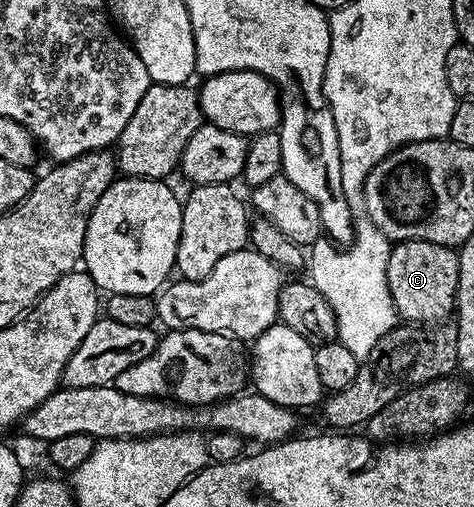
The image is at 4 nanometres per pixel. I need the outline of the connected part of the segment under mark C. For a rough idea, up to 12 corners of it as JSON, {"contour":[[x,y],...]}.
{"contour":[[399,241],[388,291],[406,323],[455,312],[458,253]]}

